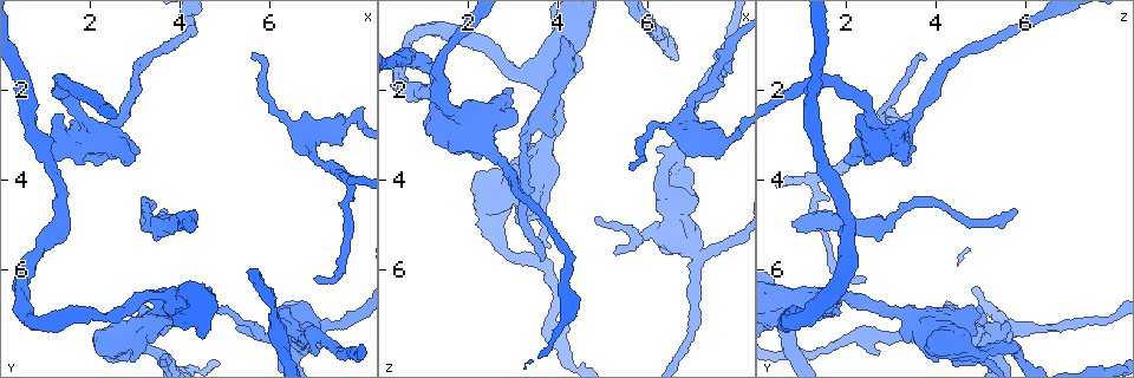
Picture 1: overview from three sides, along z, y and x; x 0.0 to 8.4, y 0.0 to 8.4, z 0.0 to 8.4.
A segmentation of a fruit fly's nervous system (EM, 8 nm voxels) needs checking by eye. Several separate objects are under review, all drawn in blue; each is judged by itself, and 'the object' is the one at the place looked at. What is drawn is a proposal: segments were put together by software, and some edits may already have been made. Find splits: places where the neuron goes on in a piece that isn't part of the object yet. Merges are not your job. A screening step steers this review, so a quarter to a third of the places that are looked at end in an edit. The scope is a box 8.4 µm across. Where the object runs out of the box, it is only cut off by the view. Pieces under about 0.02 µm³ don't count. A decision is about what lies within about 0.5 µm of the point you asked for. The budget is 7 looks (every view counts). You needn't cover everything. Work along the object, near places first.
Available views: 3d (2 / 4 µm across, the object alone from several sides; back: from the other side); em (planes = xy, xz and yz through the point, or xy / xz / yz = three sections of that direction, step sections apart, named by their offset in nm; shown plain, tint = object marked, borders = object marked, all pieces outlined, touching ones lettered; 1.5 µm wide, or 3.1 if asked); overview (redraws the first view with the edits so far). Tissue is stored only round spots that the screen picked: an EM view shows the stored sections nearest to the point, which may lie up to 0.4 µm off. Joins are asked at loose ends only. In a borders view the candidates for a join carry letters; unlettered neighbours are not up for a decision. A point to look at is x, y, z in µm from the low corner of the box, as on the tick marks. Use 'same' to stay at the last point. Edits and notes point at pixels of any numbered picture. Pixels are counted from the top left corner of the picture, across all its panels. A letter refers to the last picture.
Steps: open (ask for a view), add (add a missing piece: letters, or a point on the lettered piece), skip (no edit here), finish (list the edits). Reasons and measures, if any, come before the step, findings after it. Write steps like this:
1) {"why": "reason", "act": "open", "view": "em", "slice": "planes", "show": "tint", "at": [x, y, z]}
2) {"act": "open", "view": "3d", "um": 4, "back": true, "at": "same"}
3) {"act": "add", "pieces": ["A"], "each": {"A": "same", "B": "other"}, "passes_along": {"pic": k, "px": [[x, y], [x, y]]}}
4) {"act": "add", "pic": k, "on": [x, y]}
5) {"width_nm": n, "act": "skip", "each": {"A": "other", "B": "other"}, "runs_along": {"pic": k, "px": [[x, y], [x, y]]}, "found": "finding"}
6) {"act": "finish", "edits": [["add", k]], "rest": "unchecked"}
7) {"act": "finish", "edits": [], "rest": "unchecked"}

{"why": "an open end", "act": "open", "view": "em", "slice": "planes", "show": "tint", "at": [4.80, 6.95, 4.90]}

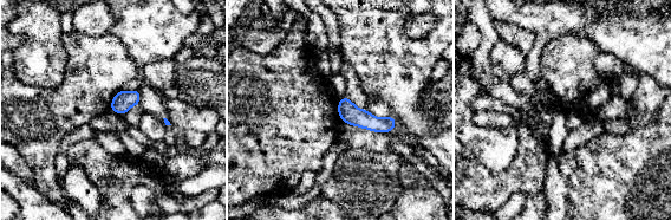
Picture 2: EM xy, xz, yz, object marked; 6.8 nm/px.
{"act": "open", "view": "em", "slice": "planes", "show": "borders", "at": "same"}

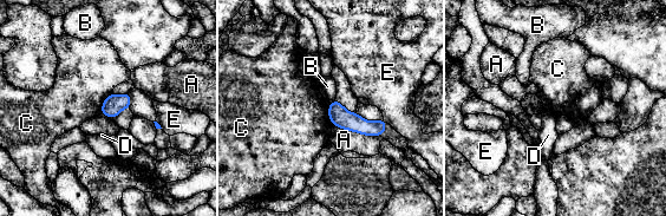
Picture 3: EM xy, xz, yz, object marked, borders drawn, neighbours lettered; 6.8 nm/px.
{"act": "skip", "each": {"A": "other", "B": "other", "C": "other", "D": "other", "E": "other"}, "runs_along": {"pic": 3, "px": [[331, 109], [361, 126], [383, 125]]}, "found": "no lettered piece goes on from it"}

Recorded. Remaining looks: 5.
{"why": "free end", "act": "open", "view": "em", "slice": "planes", "show": "borders", "at": [3.10, 7.10, 4.95]}

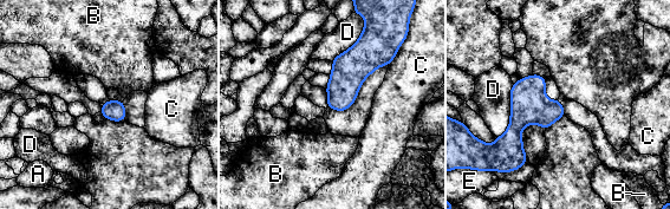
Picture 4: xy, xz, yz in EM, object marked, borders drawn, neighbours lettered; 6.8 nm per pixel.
{"act": "skip", "each": {"A": "other", "B": "other", "C": "other", "D": "other", "E": "other"}, "runs_along": {"pic": 4, "px": [[535, 77], [506, 169]]}, "found": "none of them fits"}

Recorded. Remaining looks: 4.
{"why": "an open end", "act": "open", "view": "3d", "um": 4, "at": [4.10, 5.00, 0.80]}

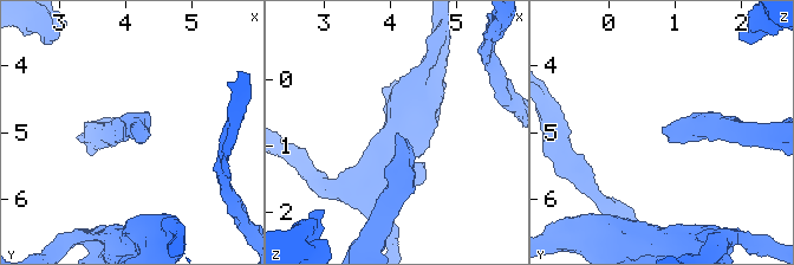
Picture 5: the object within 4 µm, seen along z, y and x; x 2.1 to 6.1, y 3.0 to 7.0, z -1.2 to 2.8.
{"why": "need the tissue", "act": "open", "view": "em", "slice": "yz", "step": 8, "show": "borders", "at": [4.10, 5.00, 0.80]}

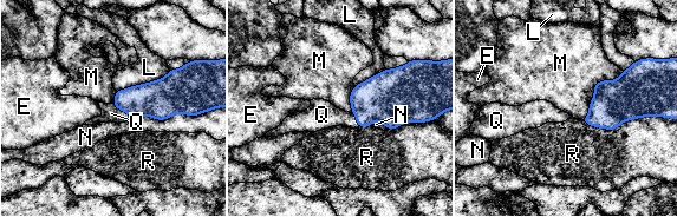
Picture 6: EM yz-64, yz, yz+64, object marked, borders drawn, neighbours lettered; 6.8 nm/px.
{"act": "add", "pieces": ["Q"], "each": {"E": "other", "L": "other", "M": "other", "N": "other", "Q": "same", "R": "other"}, "found": "the neuron continues"}

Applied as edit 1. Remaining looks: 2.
{"act": "finish", "edits": [["add", 6]], "rest": "unchecked"}

